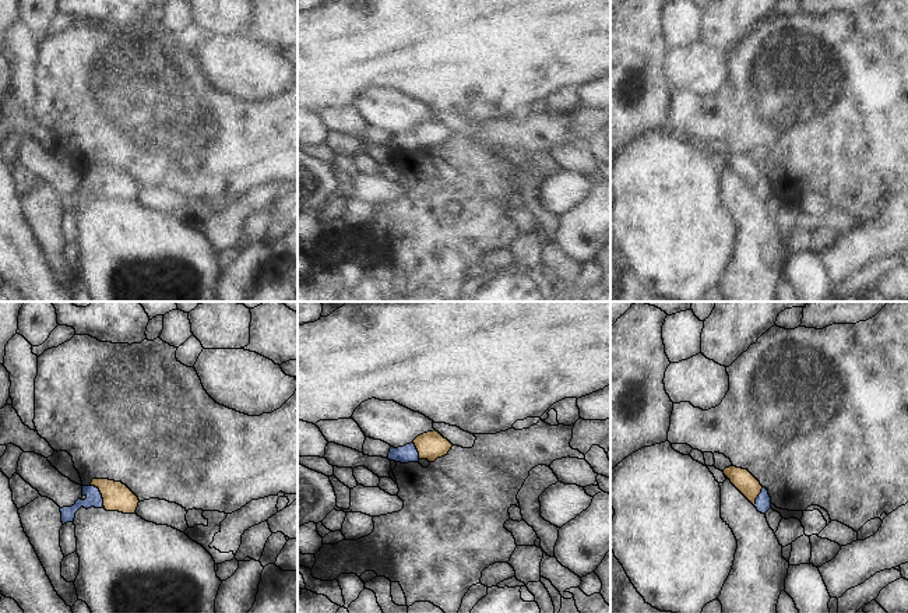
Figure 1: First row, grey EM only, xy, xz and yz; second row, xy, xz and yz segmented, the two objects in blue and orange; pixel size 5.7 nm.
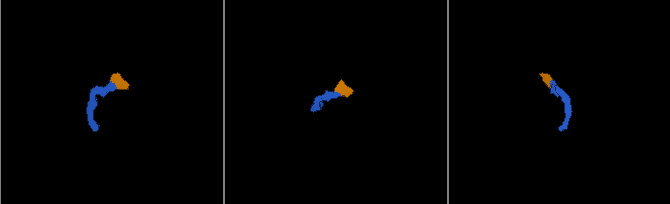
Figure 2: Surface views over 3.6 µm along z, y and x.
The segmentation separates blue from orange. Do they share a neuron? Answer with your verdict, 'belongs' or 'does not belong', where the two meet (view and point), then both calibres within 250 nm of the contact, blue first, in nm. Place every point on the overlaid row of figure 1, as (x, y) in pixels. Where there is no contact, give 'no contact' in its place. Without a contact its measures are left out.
belongs | xy (101, 495) | 100/160 nm

